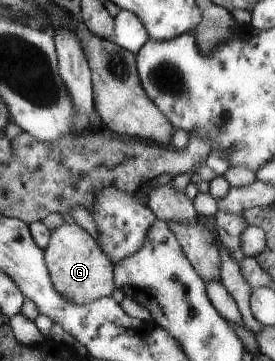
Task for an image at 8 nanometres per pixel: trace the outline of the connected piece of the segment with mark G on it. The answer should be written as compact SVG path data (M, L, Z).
M63 223L51 231L45 259L55 290L79 305L110 297L117 288L114 283L114 263L94 236L83 227Z

